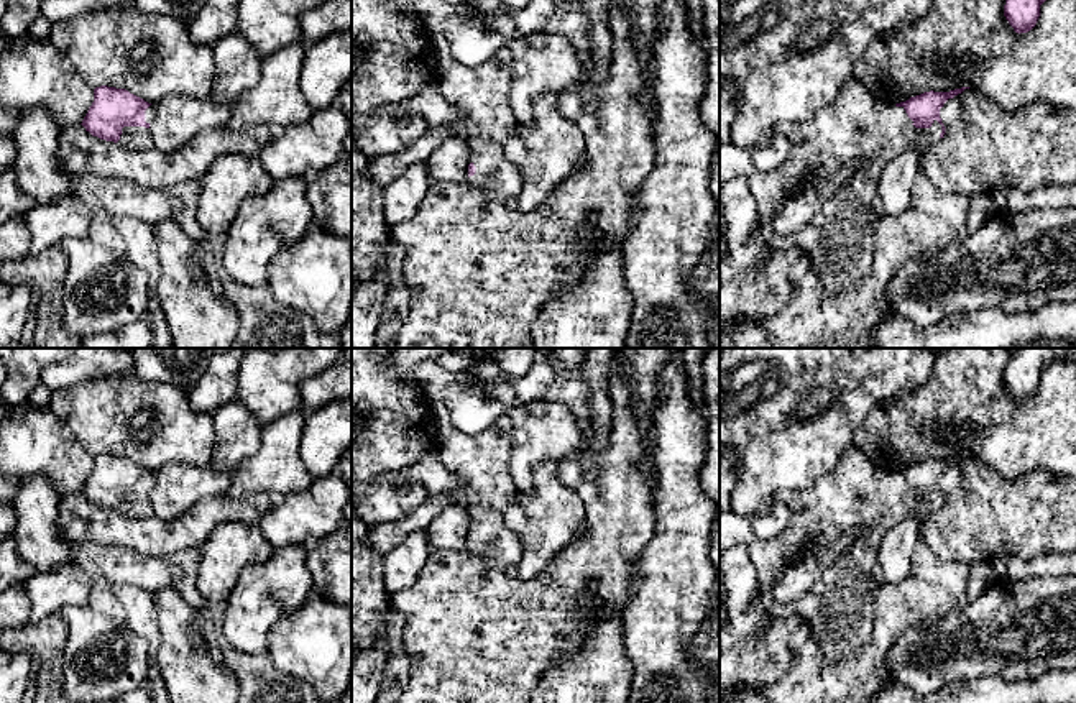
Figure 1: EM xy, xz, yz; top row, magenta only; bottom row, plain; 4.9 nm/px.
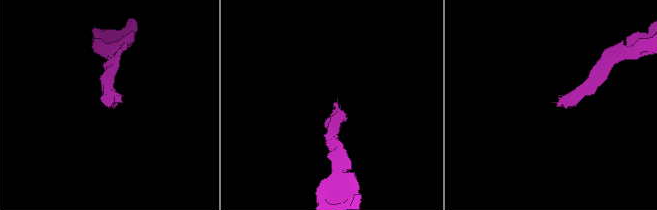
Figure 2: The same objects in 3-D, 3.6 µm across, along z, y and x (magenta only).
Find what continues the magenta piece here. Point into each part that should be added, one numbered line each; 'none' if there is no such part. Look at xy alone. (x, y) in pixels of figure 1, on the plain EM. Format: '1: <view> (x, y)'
1: xy (132, 505)

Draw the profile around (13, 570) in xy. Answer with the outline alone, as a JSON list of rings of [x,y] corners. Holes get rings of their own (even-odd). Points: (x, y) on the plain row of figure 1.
[[[5,537],[0,542],[0,593],[11,585],[25,583],[34,573],[36,568],[18,555],[15,537]]]

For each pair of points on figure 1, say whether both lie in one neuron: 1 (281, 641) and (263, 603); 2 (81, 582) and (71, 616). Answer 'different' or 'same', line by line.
1: different
2: different

